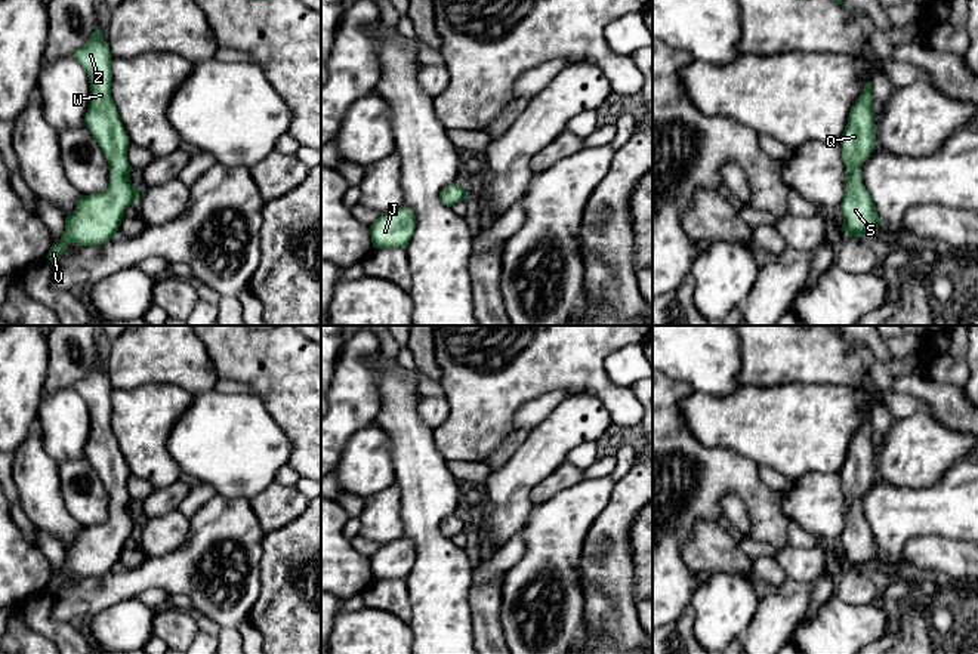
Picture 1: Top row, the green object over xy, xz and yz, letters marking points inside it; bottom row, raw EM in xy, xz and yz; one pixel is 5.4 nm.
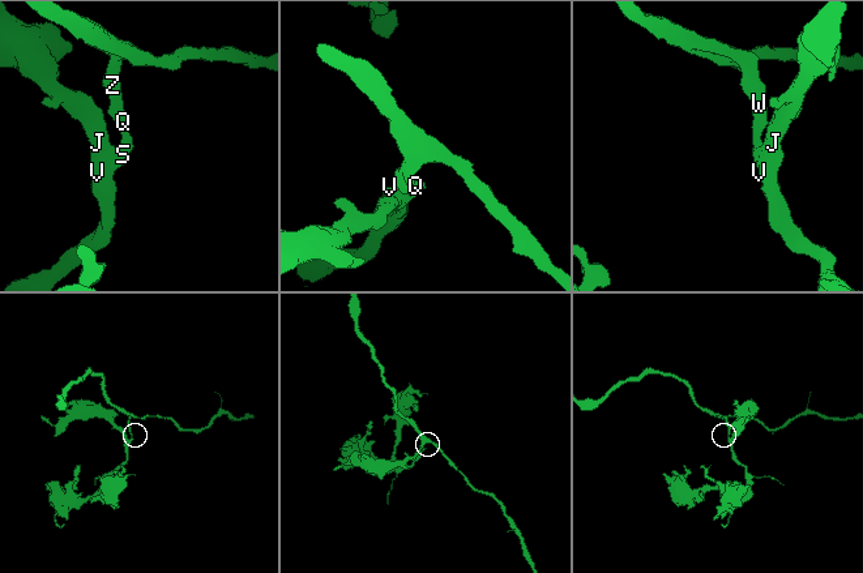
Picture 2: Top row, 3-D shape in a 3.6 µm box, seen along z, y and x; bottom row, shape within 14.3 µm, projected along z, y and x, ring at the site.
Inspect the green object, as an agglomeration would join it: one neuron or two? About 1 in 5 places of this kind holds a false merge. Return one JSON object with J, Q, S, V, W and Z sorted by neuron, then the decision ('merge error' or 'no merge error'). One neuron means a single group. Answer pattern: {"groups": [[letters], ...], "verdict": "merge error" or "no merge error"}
{"groups": [["J", "Q", "S", "V", "W", "Z"]], "verdict": "no merge error"}

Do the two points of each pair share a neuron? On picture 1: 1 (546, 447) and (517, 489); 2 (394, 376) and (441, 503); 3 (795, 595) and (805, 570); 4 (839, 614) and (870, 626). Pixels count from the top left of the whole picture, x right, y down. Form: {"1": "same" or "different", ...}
{"1": "same", "2": "same", "3": "different", "4": "same"}

